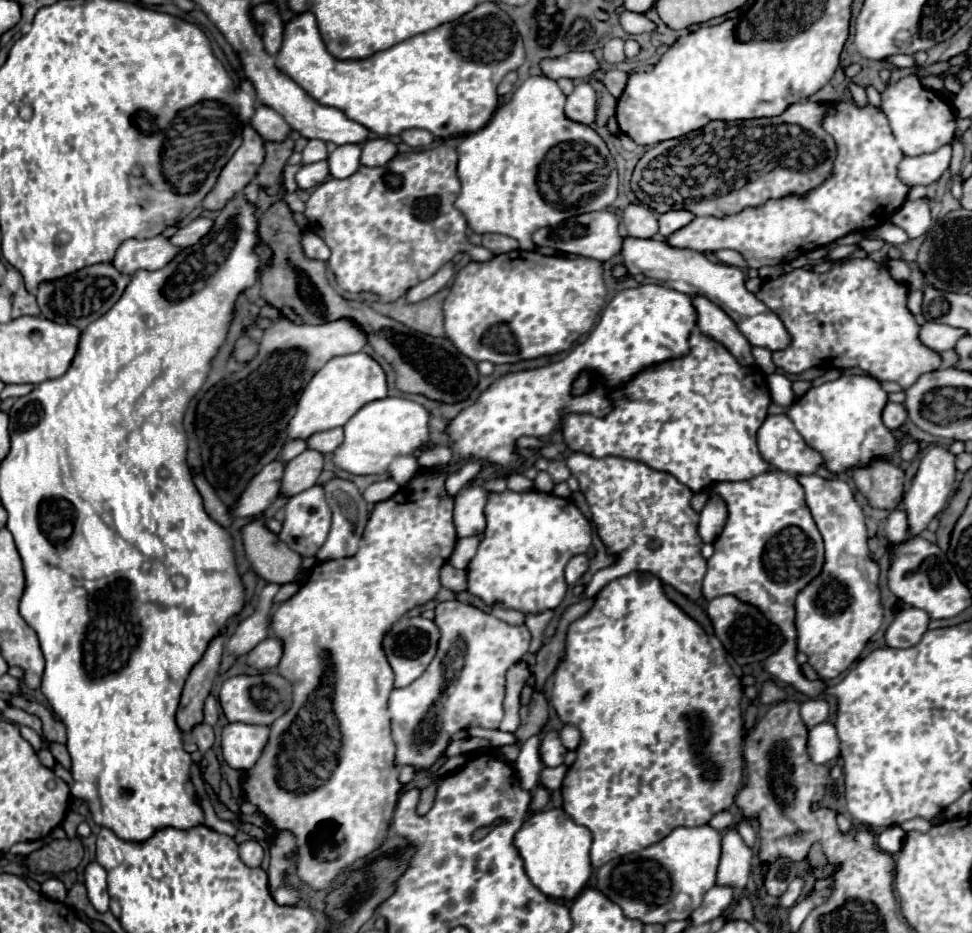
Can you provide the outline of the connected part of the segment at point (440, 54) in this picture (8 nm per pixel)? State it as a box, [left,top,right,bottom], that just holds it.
[276,2,524,138]

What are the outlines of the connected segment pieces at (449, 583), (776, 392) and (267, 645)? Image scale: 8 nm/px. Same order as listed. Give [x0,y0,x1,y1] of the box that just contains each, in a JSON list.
[[440,564,466,592],[768,374,794,406],[248,638,282,668]]

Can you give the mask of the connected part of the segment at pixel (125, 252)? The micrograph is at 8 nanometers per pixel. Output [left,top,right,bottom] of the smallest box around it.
[112,236,180,274]

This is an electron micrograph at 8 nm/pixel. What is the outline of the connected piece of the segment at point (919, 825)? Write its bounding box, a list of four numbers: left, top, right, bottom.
[900,818,932,832]

